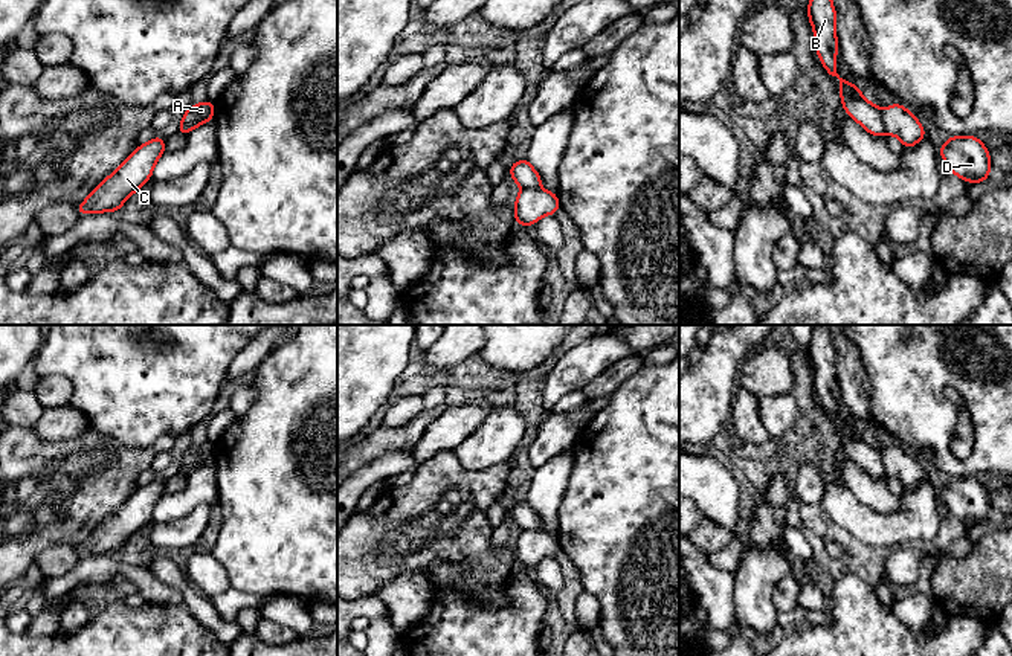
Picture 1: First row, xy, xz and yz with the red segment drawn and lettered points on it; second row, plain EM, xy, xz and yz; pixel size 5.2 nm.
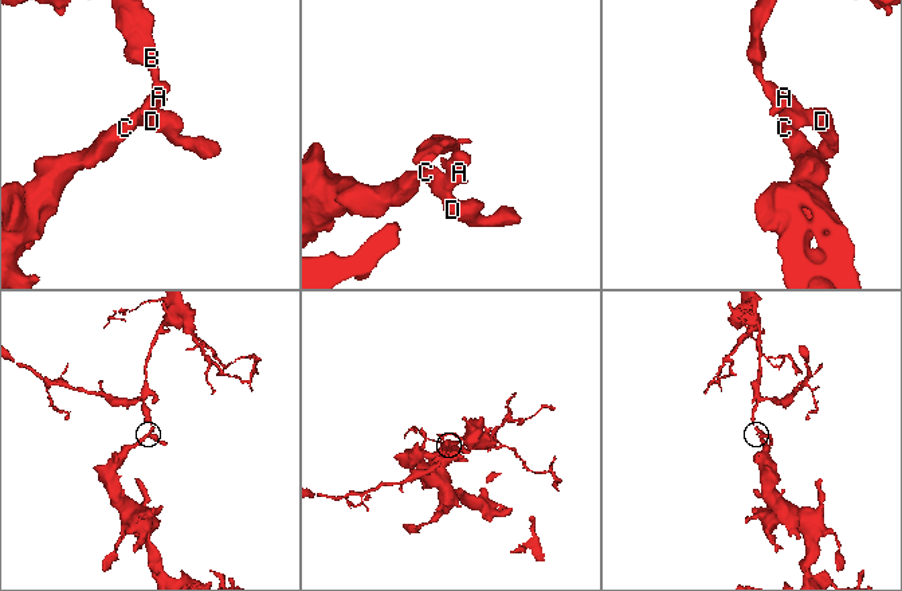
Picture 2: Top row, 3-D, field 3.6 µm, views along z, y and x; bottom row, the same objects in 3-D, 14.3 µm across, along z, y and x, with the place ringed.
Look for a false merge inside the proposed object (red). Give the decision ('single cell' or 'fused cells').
fused cells

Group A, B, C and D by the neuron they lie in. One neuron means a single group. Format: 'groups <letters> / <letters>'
groups A C D / B

